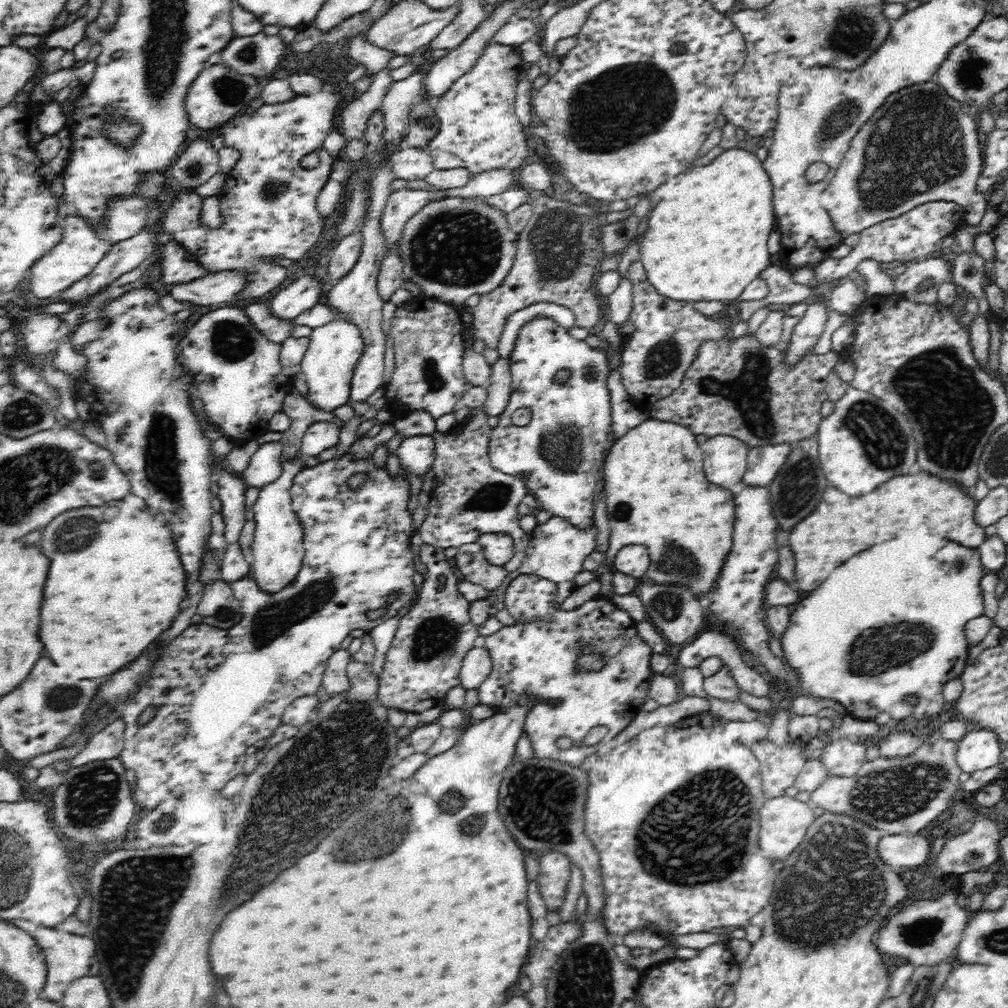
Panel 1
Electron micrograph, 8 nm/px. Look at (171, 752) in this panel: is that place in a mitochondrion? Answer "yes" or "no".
no

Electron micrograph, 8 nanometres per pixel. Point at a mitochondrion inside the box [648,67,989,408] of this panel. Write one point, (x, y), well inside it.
(918, 139)

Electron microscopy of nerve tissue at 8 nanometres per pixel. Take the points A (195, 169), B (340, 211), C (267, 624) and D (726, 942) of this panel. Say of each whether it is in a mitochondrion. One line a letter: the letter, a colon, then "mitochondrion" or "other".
A: mitochondrion
B: other
C: mitochondrion
D: other

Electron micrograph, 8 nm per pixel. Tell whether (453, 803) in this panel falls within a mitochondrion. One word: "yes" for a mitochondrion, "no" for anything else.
yes

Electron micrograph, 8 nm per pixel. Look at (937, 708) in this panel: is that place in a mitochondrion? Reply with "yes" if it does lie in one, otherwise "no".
no

